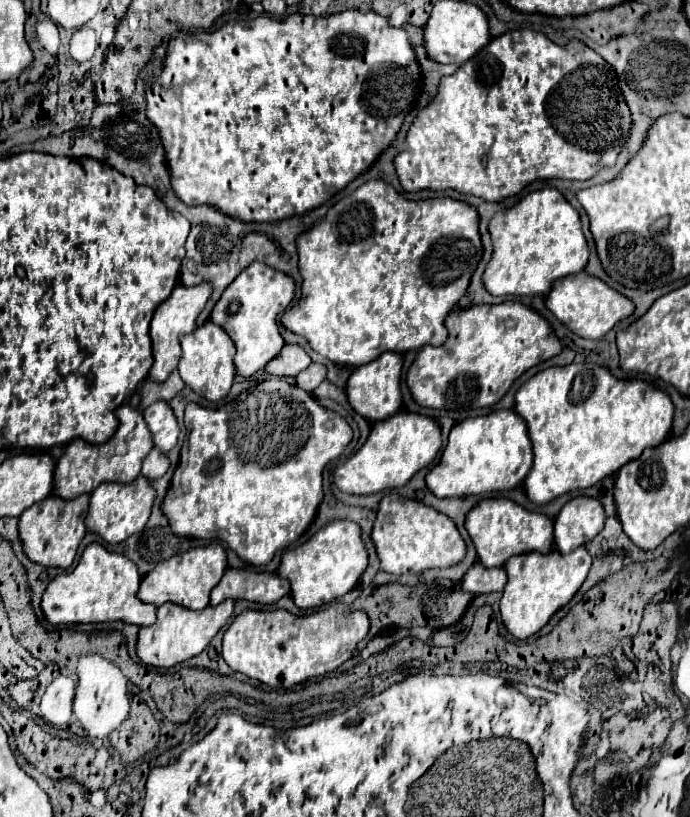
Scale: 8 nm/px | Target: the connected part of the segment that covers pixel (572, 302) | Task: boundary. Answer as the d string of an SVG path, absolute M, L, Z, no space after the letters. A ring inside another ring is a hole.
M586 271L556 281L554 289L546 297L546 305L572 333L586 339L602 339L618 321L634 313L634 303L628 297L620 295L602 279L588 275Z

